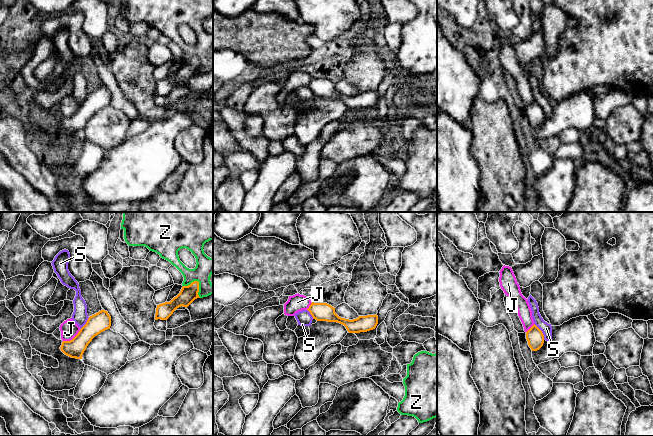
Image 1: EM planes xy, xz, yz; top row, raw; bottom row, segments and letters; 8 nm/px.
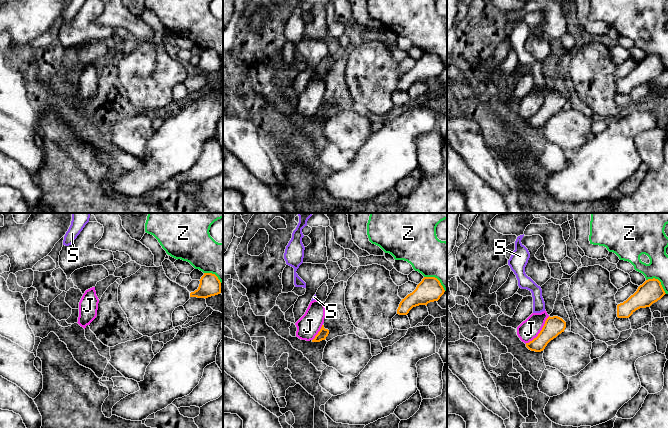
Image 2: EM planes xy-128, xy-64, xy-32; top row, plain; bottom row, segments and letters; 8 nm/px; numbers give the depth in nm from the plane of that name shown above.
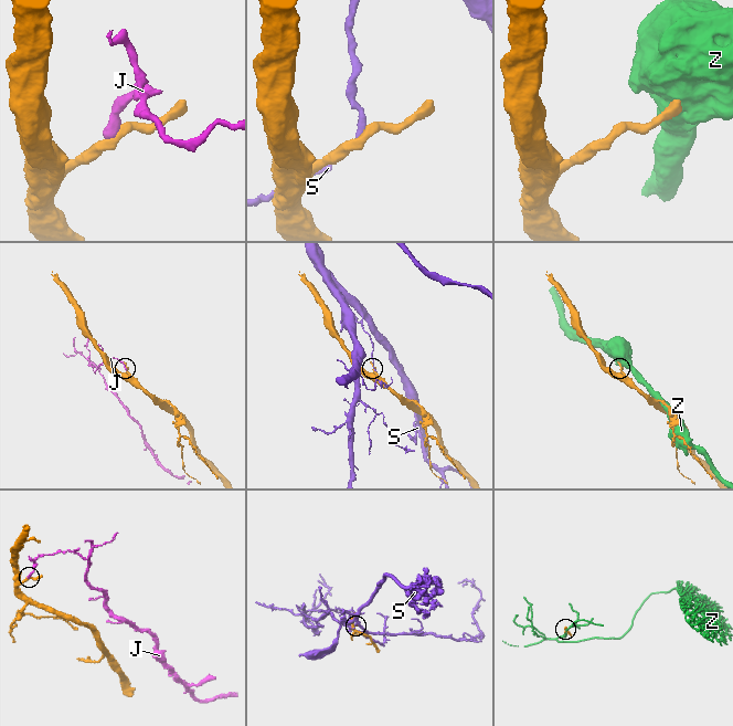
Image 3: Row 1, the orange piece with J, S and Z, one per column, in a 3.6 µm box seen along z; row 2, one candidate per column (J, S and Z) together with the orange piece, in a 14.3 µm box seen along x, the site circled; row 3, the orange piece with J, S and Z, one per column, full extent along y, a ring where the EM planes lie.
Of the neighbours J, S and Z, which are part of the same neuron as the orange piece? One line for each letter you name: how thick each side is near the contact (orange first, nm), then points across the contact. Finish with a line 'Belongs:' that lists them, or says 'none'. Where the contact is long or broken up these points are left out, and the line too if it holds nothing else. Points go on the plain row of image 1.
Belongs: none

